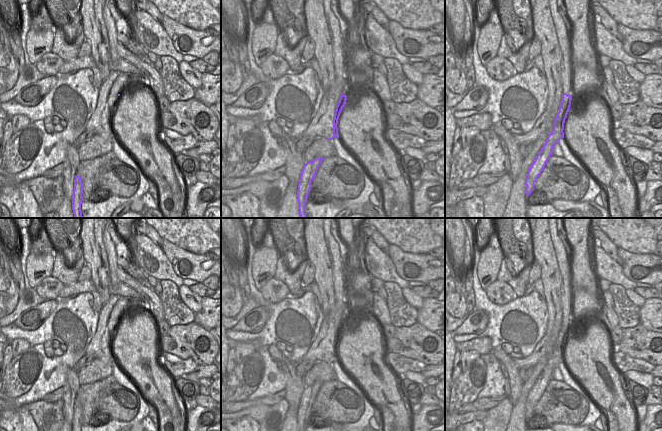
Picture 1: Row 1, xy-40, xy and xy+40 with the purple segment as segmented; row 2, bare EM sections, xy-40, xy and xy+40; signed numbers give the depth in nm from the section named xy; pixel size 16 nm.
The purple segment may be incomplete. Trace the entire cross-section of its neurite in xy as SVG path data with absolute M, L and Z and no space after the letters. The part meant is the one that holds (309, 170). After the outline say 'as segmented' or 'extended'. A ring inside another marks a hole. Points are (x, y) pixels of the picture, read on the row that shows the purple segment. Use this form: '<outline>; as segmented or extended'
M316 158L312 162L306 162L298 183L297 201L300 218L307 218L305 213L305 204L311 189L311 182L314 179L317 170L324 158Z; as segmented

